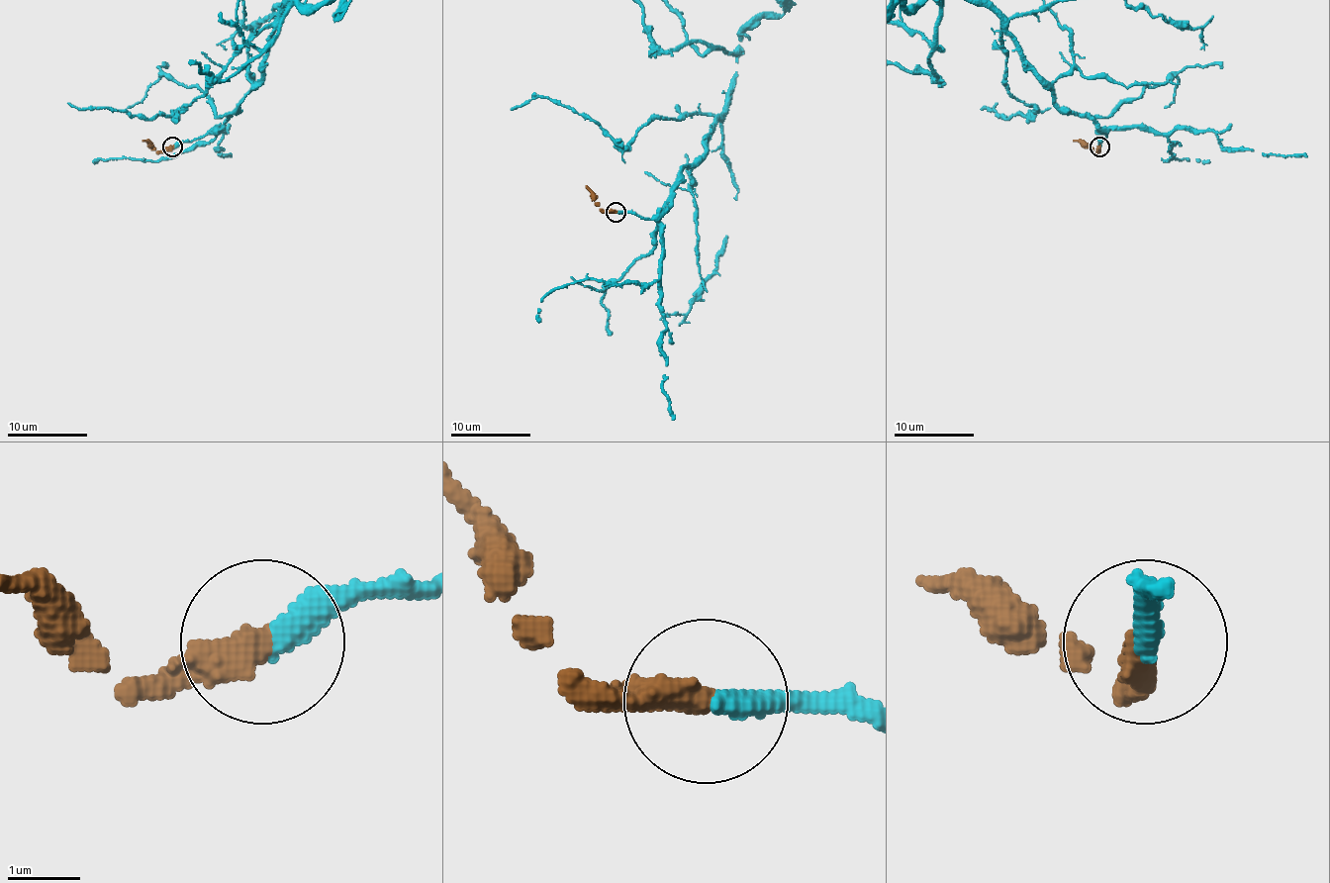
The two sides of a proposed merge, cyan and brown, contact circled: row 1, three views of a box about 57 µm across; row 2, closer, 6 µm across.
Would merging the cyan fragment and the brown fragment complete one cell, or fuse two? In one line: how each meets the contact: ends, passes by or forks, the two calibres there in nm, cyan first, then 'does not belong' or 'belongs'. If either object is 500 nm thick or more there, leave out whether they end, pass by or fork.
cyan ends there; brown ends there; 380 nm thick on the cyan side, 480 nm on the other; belongs

